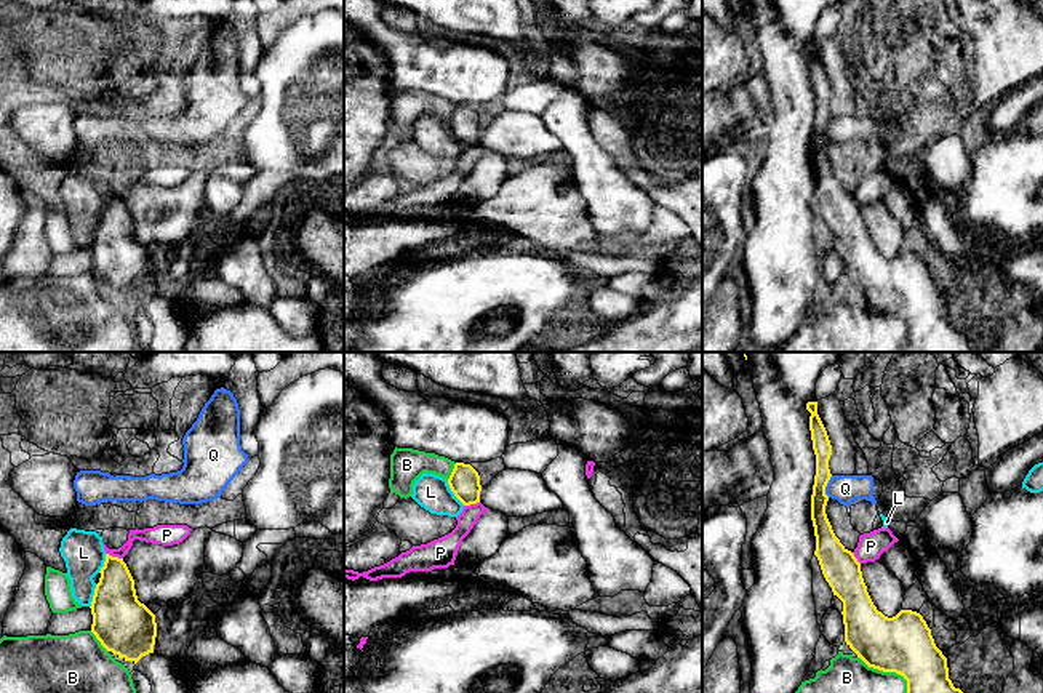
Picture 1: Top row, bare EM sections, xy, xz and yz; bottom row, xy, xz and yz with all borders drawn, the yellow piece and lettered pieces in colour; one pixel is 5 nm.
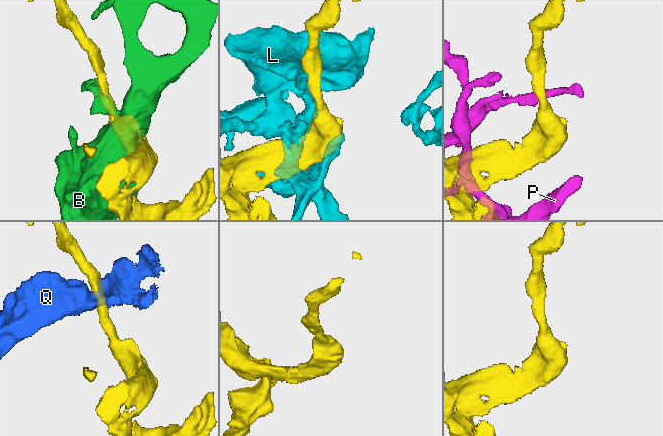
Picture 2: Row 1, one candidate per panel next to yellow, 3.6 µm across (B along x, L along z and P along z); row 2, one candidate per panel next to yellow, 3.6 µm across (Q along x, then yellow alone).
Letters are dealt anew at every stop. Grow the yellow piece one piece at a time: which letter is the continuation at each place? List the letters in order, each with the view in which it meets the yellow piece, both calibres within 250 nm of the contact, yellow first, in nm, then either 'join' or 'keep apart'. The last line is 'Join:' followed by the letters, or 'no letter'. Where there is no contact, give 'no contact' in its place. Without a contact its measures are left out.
B: meets yellow in yz; 300 nm thick on the yellow side, 440 nm on the other; keep apart
L: meets yellow in xz; 160 nm thick on the yellow side, 180 nm on the other; keep apart
P: meets yellow in xy; 240 nm thick on the yellow side, 90 nm on the other; keep apart
Q: meets yellow in yz; 100 nm thick on the yellow side, 140 nm on the other; keep apart
Join: no letter

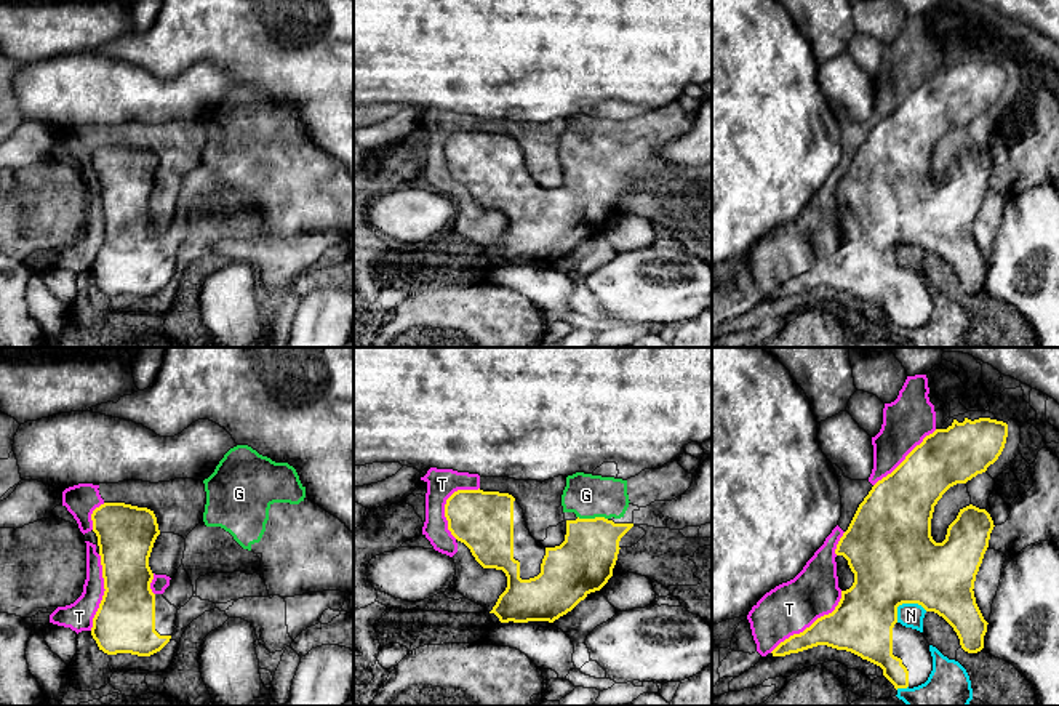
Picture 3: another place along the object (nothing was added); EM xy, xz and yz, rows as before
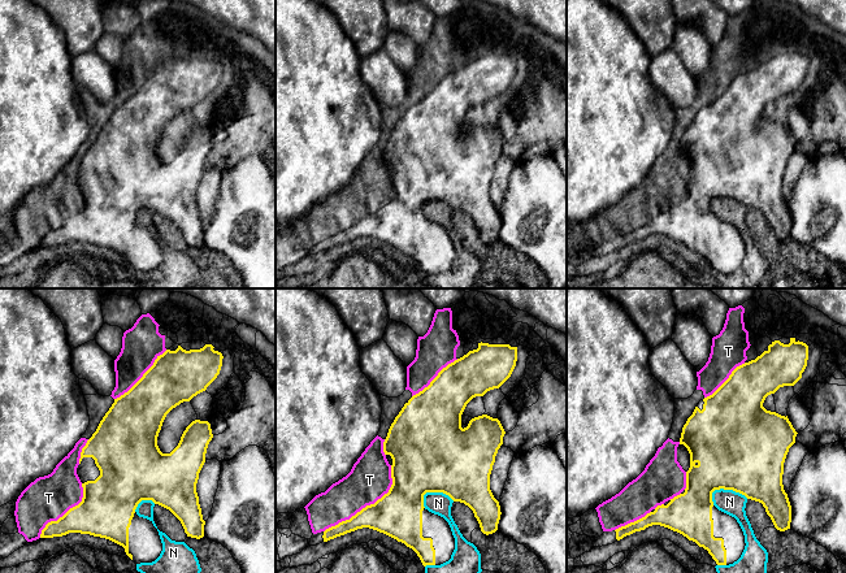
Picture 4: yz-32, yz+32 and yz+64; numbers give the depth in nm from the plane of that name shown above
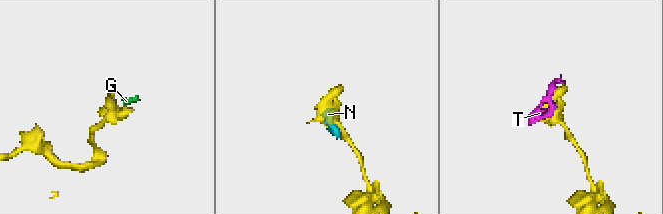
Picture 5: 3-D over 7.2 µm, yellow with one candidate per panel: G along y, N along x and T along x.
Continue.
G: meets yellow in xz; 300 nm thick on the yellow side, 220 nm on the other; join
N: meets yellow in yz; 440 nm thick on the yellow side, 130 nm on the other; keep apart
T: meets yellow in yz; 300 nm thick on the yellow side, 260 nm on the other; keep apart
Join: G

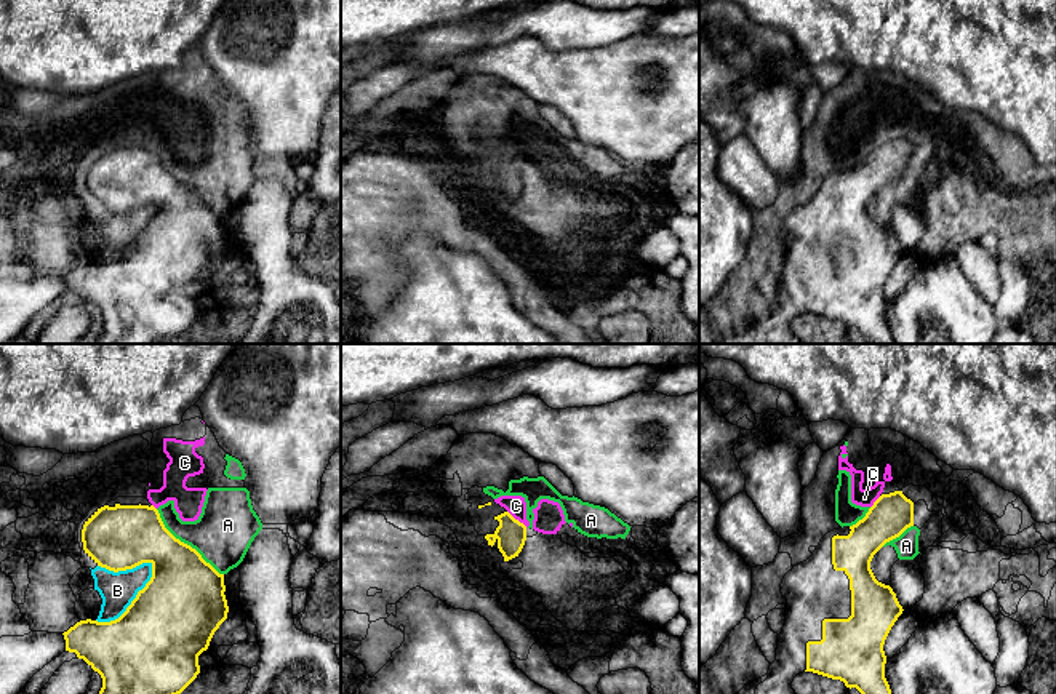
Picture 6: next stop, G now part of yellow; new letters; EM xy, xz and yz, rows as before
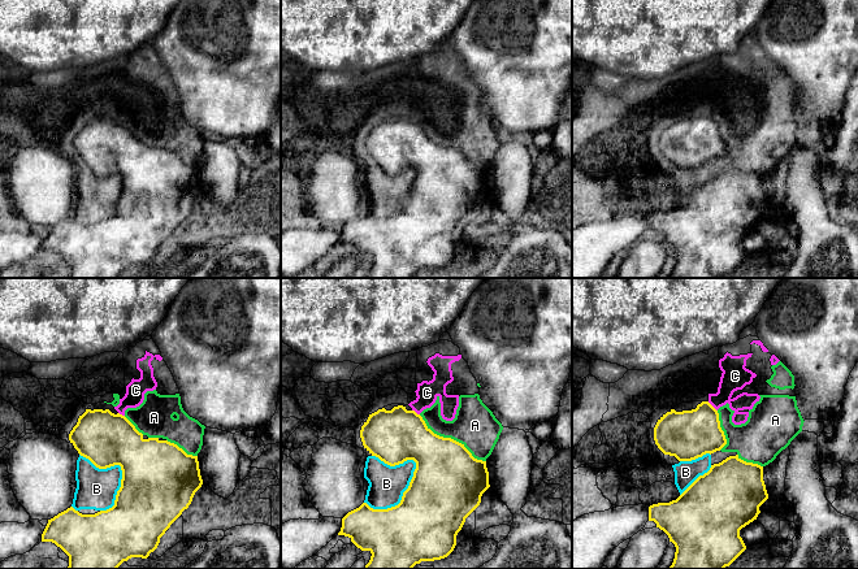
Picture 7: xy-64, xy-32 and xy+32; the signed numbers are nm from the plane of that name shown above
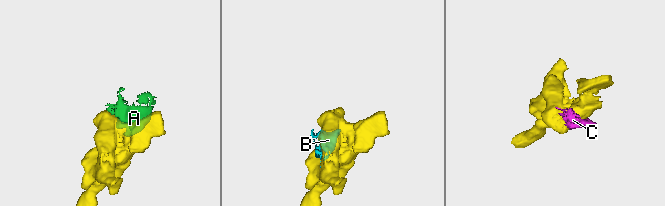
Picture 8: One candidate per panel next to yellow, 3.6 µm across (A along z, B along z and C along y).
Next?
A: meets yellow in xy; 380 nm thick on the yellow side, 300 nm on the other; keep apart
B: meets yellow in xy; 460 nm thick on the yellow side, 180 nm on the other; keep apart
C: meets yellow in xz; 150 nm thick on the yellow side, 100 nm on the other; keep apart
Join: no letter

